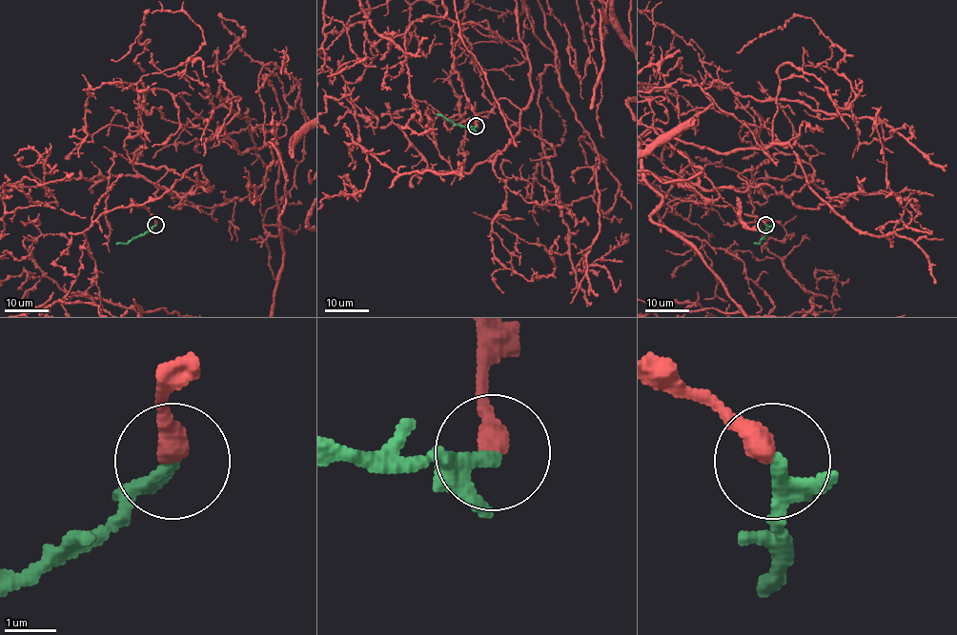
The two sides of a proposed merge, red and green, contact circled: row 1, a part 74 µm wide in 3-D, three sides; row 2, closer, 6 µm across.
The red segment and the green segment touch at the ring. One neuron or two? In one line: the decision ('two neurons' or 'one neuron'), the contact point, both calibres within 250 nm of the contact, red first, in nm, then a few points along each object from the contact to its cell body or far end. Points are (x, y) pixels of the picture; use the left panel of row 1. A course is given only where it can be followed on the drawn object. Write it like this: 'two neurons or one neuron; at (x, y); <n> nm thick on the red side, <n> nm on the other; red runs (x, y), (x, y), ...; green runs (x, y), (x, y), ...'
one neuron; at (155, 225); 440 nm thick on the red side, 280 nm on the other; red runs (155, 224), (131, 200), (193, 167), (208, 182), (233, 113), (270, 107), (285, 175); green runs (155, 225), (127, 244), (115, 245)

